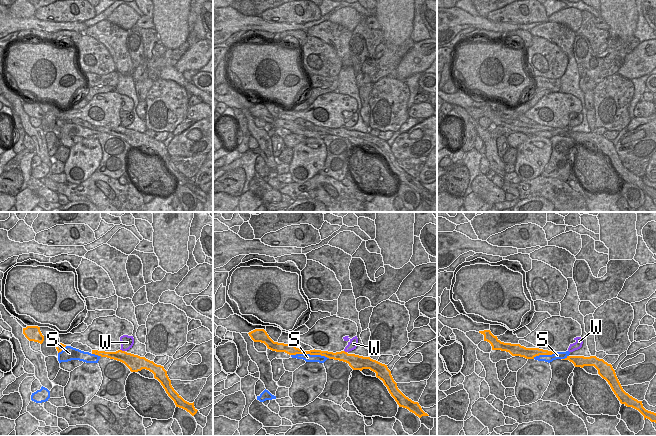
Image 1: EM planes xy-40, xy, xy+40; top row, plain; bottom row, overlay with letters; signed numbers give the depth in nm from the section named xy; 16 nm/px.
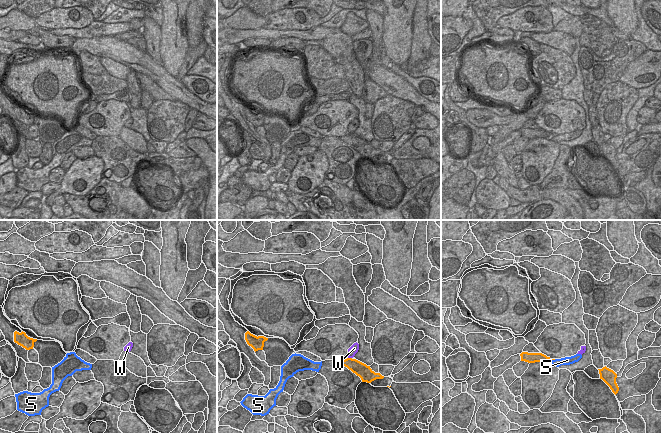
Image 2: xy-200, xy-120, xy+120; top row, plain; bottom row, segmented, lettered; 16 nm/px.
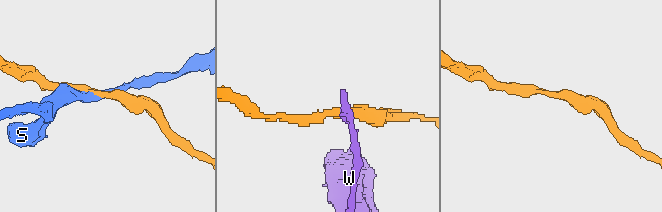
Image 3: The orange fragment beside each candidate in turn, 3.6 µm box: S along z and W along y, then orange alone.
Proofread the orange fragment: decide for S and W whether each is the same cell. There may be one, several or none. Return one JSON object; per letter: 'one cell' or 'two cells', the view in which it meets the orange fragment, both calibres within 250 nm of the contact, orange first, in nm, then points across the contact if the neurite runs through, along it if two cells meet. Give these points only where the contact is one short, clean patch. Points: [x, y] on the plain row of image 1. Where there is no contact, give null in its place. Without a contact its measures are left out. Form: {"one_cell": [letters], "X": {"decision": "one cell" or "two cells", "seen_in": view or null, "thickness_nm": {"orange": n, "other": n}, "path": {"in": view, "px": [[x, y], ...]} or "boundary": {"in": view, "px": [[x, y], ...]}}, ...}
{"one_cell": [], "S": {"decision": "two cells", "seen_in": "xy", "thickness_nm": {"orange": 100, "other": 130}}, "W": {"decision": "two cells", "seen_in": "xy-40", "thickness_nm": {"orange": 240, "other": 200}, "boundary": {"in": "xy-40", "px": [[120, 125], [124, 127]]}}}

